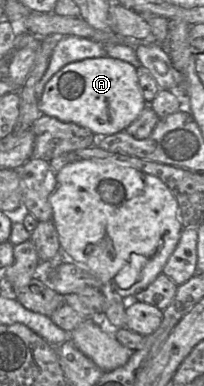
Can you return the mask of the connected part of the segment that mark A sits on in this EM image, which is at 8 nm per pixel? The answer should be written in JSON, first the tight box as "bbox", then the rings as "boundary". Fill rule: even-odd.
{"bbox":[39,55,147,137],"boundary":[[[108,55],[66,65],[48,81],[39,101],[43,115],[77,124],[97,137],[124,132],[147,105],[139,85],[139,71],[130,63]]]}

